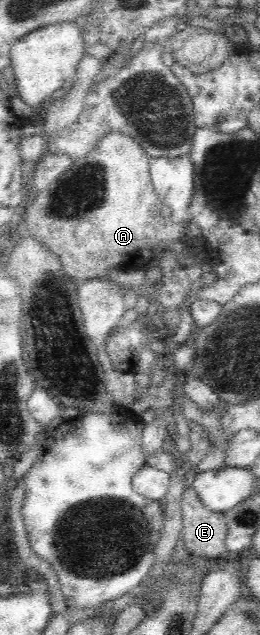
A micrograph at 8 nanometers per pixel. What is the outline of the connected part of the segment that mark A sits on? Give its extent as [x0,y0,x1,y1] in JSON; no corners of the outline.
[20,132,187,281]

